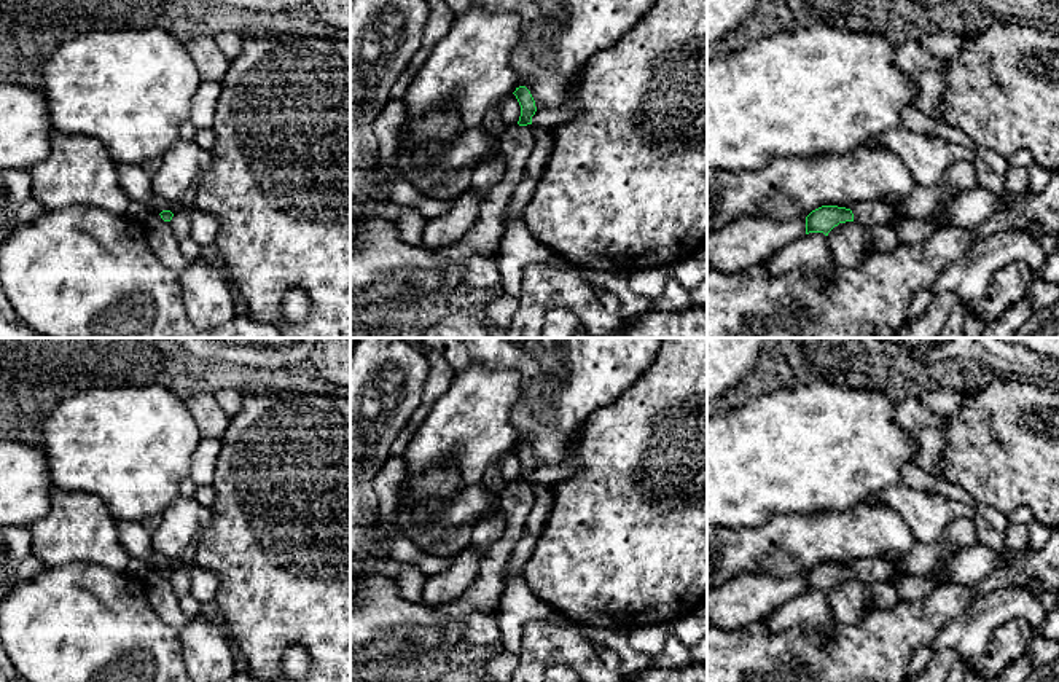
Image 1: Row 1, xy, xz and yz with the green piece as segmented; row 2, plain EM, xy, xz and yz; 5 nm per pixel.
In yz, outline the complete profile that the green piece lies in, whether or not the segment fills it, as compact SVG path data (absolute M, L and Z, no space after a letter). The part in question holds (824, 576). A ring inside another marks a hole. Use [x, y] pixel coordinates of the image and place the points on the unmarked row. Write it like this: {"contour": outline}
{"contour": "M860 558L852 566L822 562L806 574L806 591L828 590L839 580L855 578L865 586L877 582L890 582L893 575L905 574L901 559L889 561L881 558Z"}

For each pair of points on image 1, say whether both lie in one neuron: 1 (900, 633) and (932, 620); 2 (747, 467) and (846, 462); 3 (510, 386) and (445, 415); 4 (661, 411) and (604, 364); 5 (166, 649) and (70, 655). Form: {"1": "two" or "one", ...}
{"1": "one", "2": "one", "3": "one", "4": "two", "5": "one"}

